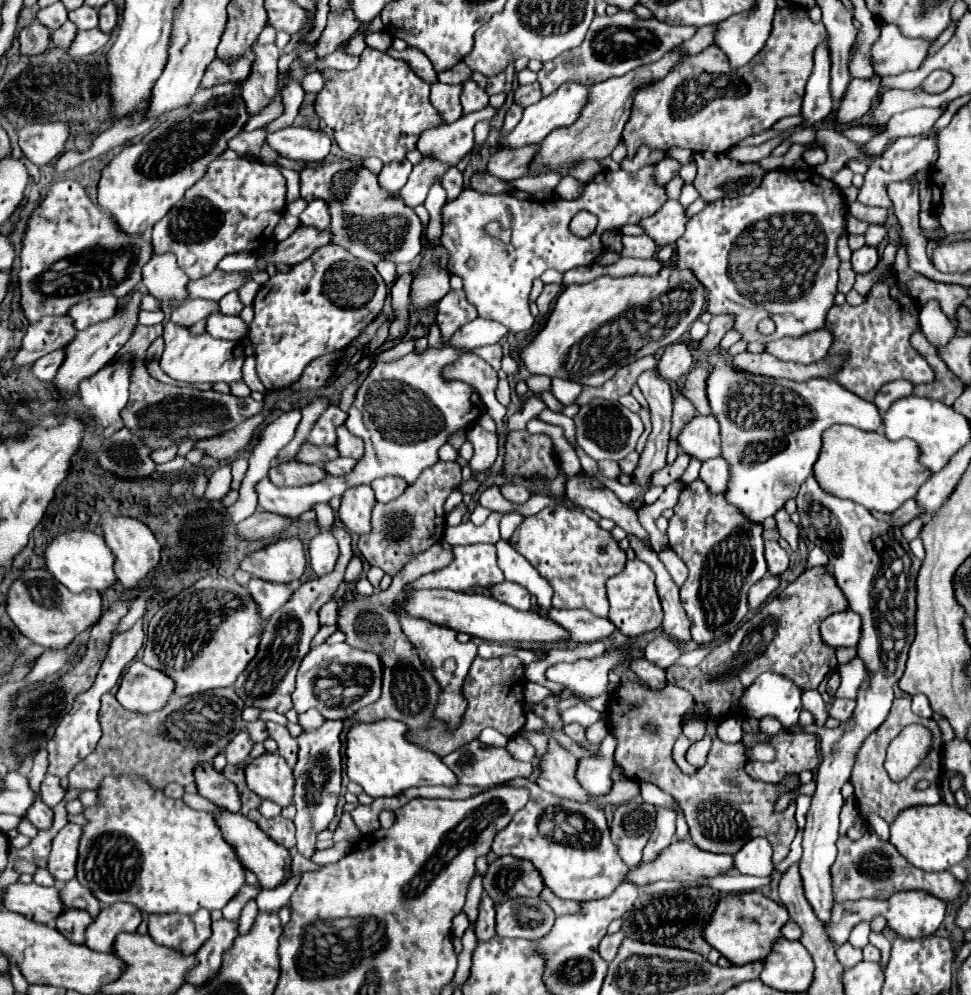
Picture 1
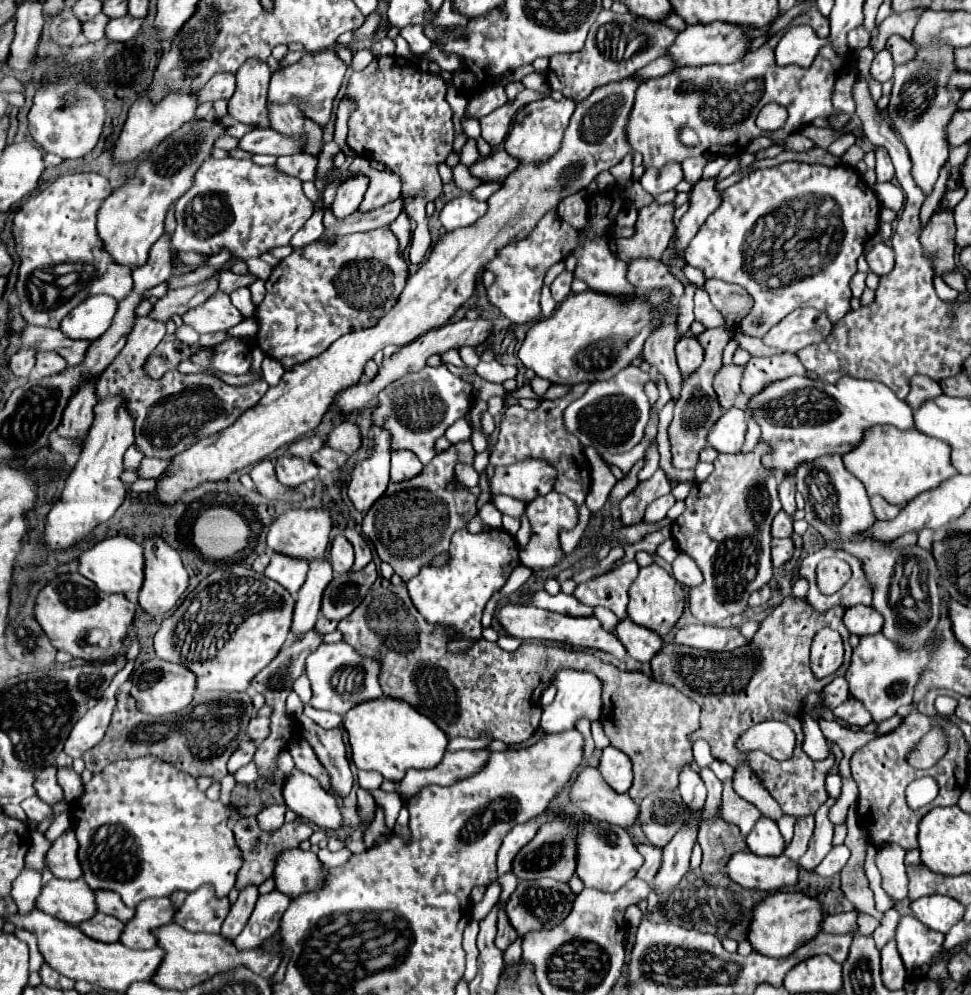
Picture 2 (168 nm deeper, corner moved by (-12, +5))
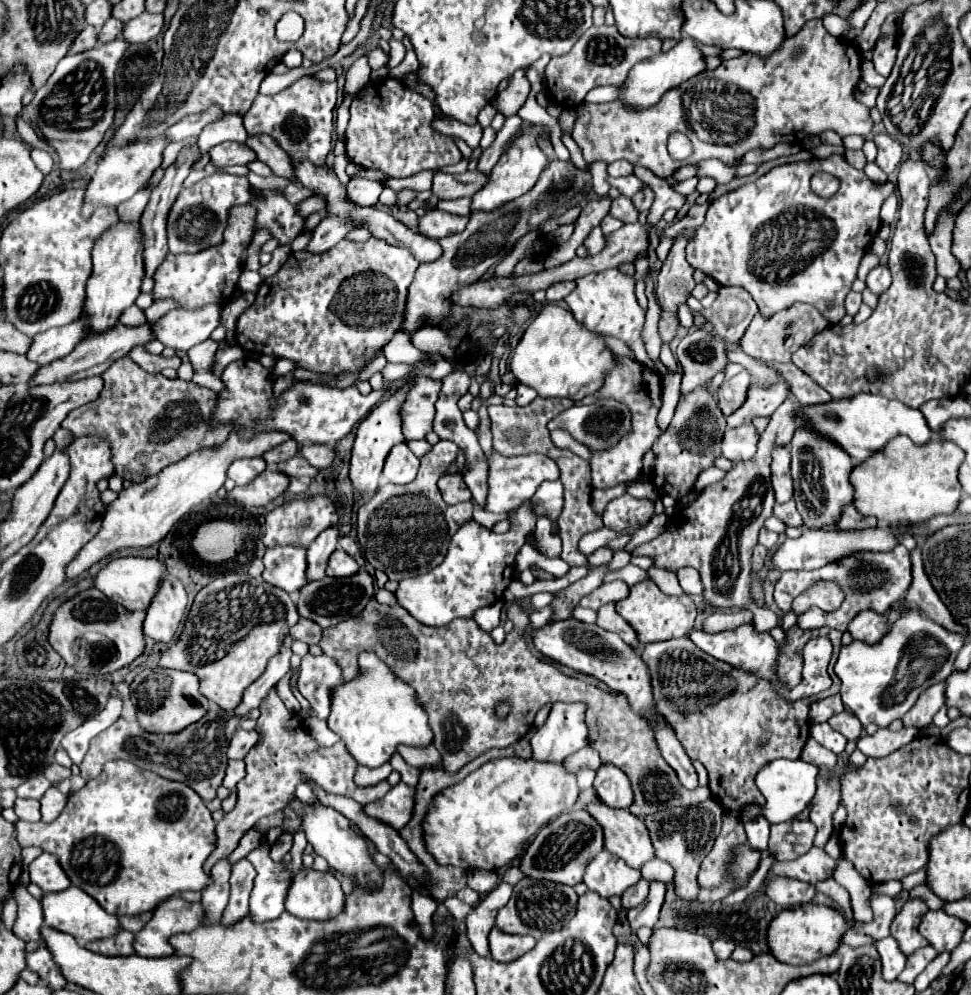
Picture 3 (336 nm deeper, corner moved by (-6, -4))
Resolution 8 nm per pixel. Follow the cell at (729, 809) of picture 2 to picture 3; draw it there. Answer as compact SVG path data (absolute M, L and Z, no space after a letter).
M708 799L700 805L692 807L674 807L662 813L654 813L644 817L644 823L650 829L650 839L654 841L656 857L668 861L674 867L674 891L680 901L694 901L698 897L698 883L696 875L700 863L714 847L714 841L722 829L722 807Z

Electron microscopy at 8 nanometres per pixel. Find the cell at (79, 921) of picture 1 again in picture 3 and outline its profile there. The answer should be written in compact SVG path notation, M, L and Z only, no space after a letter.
M122 931L120 935L116 937L108 937L108 939L102 939L102 941L90 941L86 943L86 949L94 951L94 953L100 953L100 955L106 955L106 957L128 957L134 953L134 933L132 931Z

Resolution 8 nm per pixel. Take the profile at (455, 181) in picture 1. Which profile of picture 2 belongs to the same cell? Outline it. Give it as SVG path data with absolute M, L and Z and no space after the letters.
M468 140L468 142L464 144L462 152L460 152L460 162L462 162L464 166L472 166L478 158L480 158L480 156L478 156L478 150L476 150L476 142Z

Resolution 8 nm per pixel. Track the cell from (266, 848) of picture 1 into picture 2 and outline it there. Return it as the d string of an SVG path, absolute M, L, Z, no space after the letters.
M288 848L276 856L274 866L274 882L276 890L282 894L296 898L302 892L318 888L324 884L324 876L328 872L322 868L322 862L312 852L304 852L300 848Z

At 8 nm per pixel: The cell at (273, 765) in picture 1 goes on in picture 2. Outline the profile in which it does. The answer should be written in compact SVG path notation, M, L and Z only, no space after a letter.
M294 768L282 786L284 802L300 818L310 820L320 828L338 828L342 824L340 806L312 776Z

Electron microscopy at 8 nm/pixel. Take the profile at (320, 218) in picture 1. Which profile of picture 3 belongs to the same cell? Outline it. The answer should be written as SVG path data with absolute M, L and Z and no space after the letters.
M354 177L348 183L348 195L352 201L358 201L358 205L376 205L382 189L384 187L378 181L370 181L366 177Z

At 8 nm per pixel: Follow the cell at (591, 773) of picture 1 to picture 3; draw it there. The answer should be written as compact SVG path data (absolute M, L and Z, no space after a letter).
M602 765L596 771L594 791L602 803L614 809L628 809L632 805L632 789L628 777L614 765Z

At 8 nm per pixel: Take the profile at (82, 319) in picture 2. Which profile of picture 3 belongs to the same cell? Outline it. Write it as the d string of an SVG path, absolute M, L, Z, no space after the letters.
M74 321L70 325L64 325L62 329L48 329L46 333L38 333L32 337L26 357L44 367L58 357L72 353L78 337L82 337L82 321Z

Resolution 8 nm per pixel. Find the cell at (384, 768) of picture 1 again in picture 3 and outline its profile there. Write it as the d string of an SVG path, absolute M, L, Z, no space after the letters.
M360 653L358 677L332 689L328 727L342 737L350 755L354 755L354 759L366 767L380 767L382 763L390 761L398 743L412 747L426 747L432 743L428 715L420 705L416 691L398 679L376 653Z

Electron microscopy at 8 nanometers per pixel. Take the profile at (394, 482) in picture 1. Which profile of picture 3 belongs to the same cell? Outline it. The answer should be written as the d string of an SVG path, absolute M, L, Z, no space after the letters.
M406 443L394 445L386 457L384 477L390 483L410 483L418 471L418 457L408 449Z

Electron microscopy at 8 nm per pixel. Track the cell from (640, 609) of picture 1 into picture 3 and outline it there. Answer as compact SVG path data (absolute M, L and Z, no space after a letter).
M642 581L642 583L630 587L628 597L618 601L616 609L636 631L640 645L684 637L692 631L694 619L696 619L696 607L688 595L684 595L684 597L666 595L658 589L658 585L654 581Z

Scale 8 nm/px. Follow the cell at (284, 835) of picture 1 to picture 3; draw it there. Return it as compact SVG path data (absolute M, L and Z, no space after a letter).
M282 833L282 835L276 839L276 843L272 845L270 857L272 857L274 861L282 861L284 855L290 851L290 847L292 847L292 835L290 835L290 833Z

